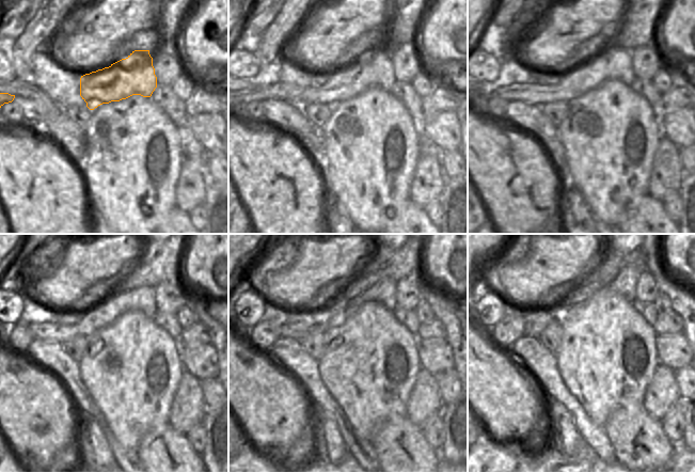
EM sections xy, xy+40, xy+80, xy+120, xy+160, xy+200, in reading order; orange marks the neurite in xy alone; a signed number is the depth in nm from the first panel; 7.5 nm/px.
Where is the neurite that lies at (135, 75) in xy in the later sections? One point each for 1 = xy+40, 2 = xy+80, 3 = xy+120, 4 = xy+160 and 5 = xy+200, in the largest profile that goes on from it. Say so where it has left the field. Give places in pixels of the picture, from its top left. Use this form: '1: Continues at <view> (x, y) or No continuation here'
1: Continues at xy+40 (372, 68)
2: Continues at xy+80 (615, 64)
3: Continues at xy+120 (103, 312)
4: Continues at xy+160 (384, 290)
5: Continues at xy+200 (625, 283)

